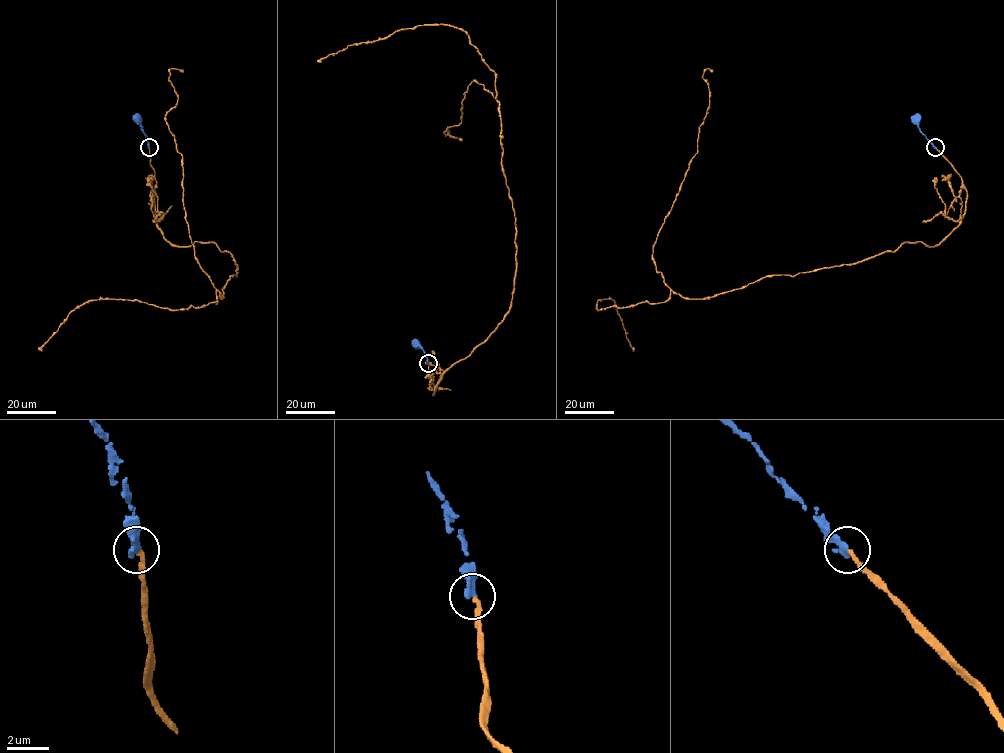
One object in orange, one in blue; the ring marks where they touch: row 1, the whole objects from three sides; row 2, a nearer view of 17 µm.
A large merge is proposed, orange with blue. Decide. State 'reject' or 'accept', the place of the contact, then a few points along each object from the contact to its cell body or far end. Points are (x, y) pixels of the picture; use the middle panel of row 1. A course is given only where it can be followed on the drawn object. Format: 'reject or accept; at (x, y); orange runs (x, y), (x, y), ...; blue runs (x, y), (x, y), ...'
accept; at (428, 363); orange runs (427, 363), (433, 394), (513, 292), (499, 102), (474, 80), (462, 121), (444, 133), (462, 141); blue runs (427, 363), (427, 357), (417, 345)

